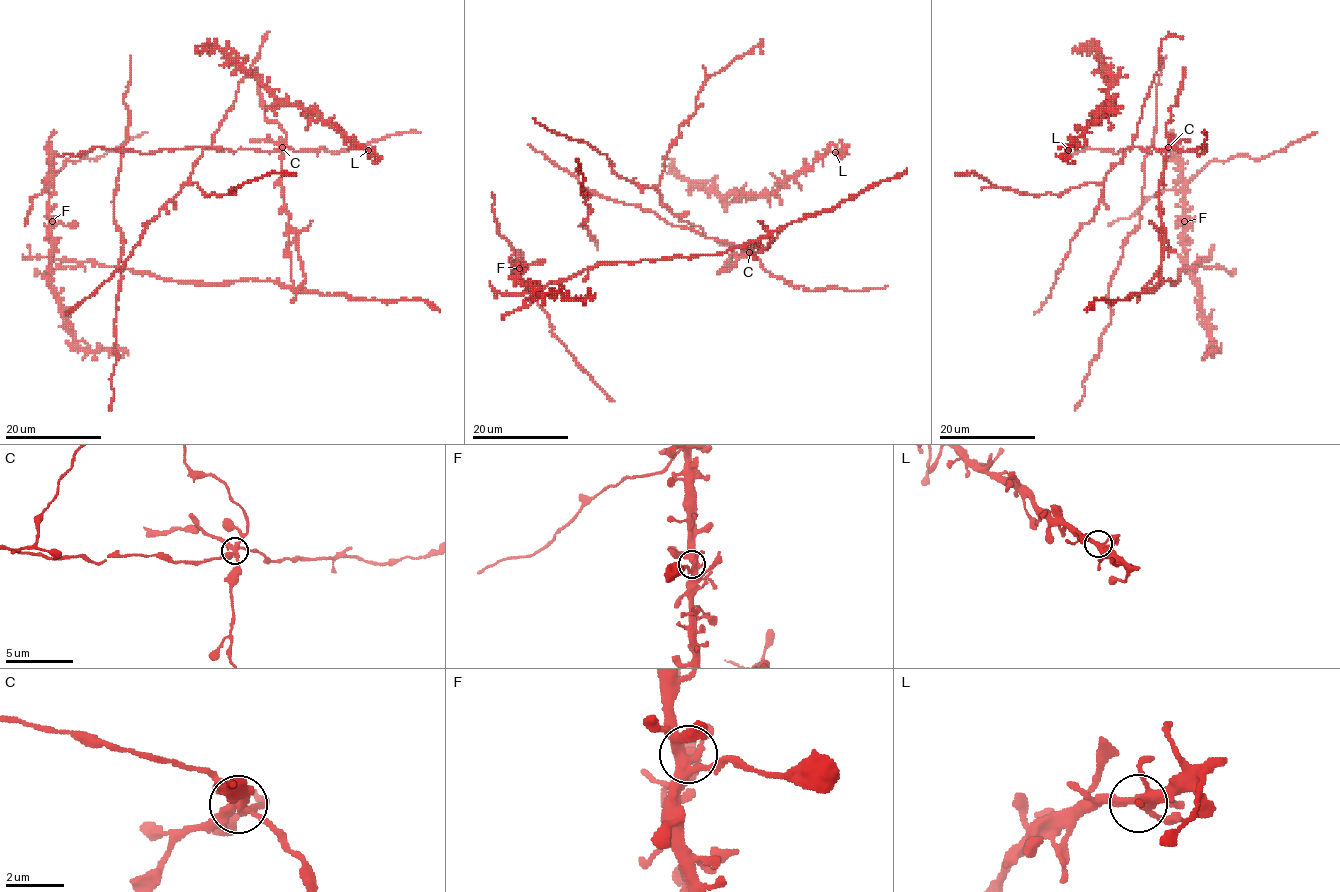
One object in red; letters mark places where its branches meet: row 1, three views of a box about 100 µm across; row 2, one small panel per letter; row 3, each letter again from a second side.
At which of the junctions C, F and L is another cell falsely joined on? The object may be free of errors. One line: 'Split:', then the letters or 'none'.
Split: C

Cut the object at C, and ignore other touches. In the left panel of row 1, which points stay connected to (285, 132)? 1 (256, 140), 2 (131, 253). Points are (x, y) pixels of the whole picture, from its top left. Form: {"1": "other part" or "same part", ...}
{"1": "same part", "2": "other part"}

